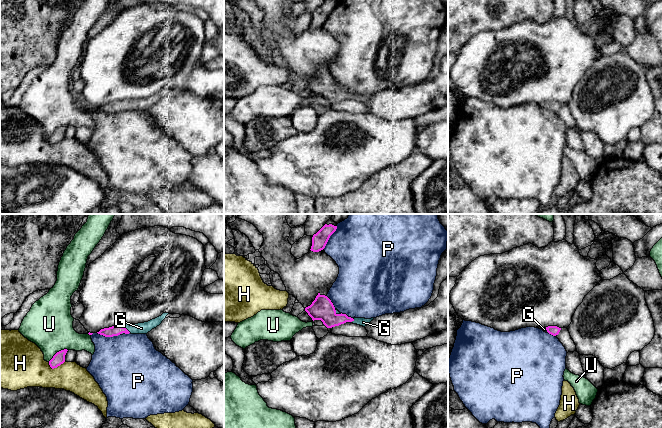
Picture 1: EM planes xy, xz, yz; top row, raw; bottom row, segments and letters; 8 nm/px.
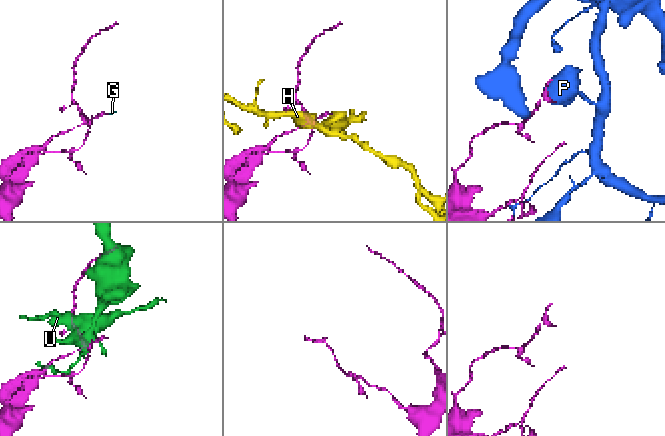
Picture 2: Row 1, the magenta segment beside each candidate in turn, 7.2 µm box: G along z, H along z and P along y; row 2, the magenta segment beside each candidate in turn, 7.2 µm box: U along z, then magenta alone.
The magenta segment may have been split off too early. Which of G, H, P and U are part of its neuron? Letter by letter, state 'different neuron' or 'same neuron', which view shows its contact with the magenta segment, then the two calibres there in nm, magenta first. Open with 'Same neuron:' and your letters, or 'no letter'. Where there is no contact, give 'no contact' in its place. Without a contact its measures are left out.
Same neuron: G
G: same neuron; contact in xy; calibres 80 and 100 nm
H: different neuron; contact in xy; calibres 100 and 320 nm
P: different neuron; contact in xy; calibres 80 and 460 nm
U: different neuron; contact in xy; calibres 100 and 380 nm

